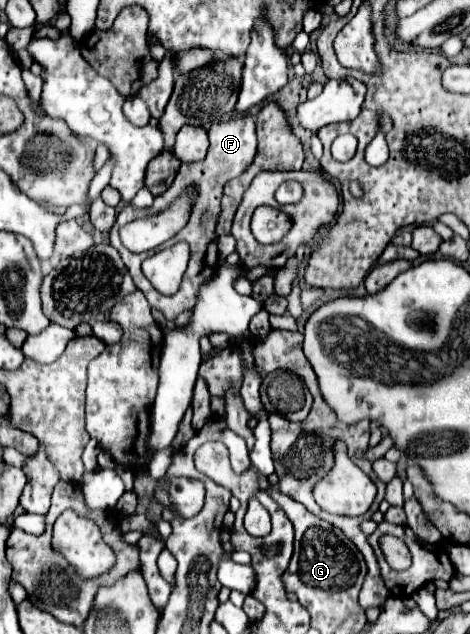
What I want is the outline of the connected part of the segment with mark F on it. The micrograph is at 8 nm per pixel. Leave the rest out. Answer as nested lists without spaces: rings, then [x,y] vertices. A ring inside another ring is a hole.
[[[240,115],[240,117],[236,117],[236,119],[212,123],[208,135],[210,135],[208,155],[206,155],[202,161],[196,161],[196,163],[182,163],[182,165],[180,165],[180,171],[178,171],[178,175],[176,175],[176,179],[174,179],[174,183],[172,183],[162,195],[158,195],[158,197],[154,199],[152,207],[148,207],[150,213],[156,213],[156,211],[160,213],[160,211],[166,209],[166,207],[176,199],[176,195],[180,195],[190,183],[196,183],[196,185],[198,185],[198,201],[196,201],[196,205],[194,205],[194,211],[192,211],[190,221],[186,223],[186,227],[184,227],[180,233],[176,233],[176,237],[172,237],[172,239],[168,241],[168,245],[174,245],[174,243],[178,243],[178,241],[186,241],[186,243],[190,245],[190,263],[188,263],[188,271],[186,271],[186,275],[184,275],[184,279],[182,279],[182,285],[180,285],[178,293],[174,293],[174,295],[170,295],[170,297],[158,293],[158,291],[150,285],[150,281],[144,277],[144,273],[142,273],[142,269],[140,269],[140,265],[142,265],[142,261],[144,261],[142,253],[126,251],[124,245],[120,243],[118,227],[122,227],[124,223],[128,223],[128,221],[132,221],[132,219],[136,219],[136,217],[146,215],[146,209],[136,209],[136,207],[132,207],[132,205],[122,207],[122,211],[118,213],[116,223],[114,223],[116,227],[112,227],[112,231],[110,231],[110,243],[120,251],[122,261],[124,261],[124,265],[128,267],[128,271],[130,271],[130,275],[132,275],[132,279],[134,279],[134,285],[146,295],[150,307],[162,311],[164,317],[166,317],[170,323],[172,323],[182,311],[190,309],[190,305],[196,303],[196,289],[198,289],[204,281],[208,281],[210,275],[216,273],[216,265],[218,265],[218,263],[216,263],[216,257],[210,261],[210,251],[212,251],[212,255],[214,255],[216,241],[218,241],[218,235],[216,235],[214,227],[216,227],[216,217],[220,215],[222,187],[226,185],[228,179],[238,177],[240,173],[244,173],[244,169],[248,169],[248,165],[252,163],[252,157],[256,155],[256,125],[254,125],[254,117],[252,117],[252,115]],[[206,255],[208,255],[208,271],[204,271],[204,259],[206,259]]]

